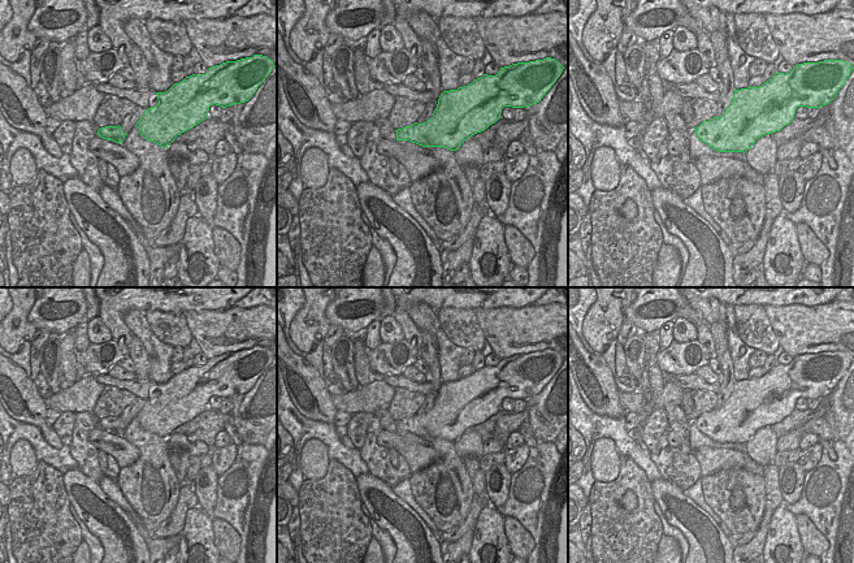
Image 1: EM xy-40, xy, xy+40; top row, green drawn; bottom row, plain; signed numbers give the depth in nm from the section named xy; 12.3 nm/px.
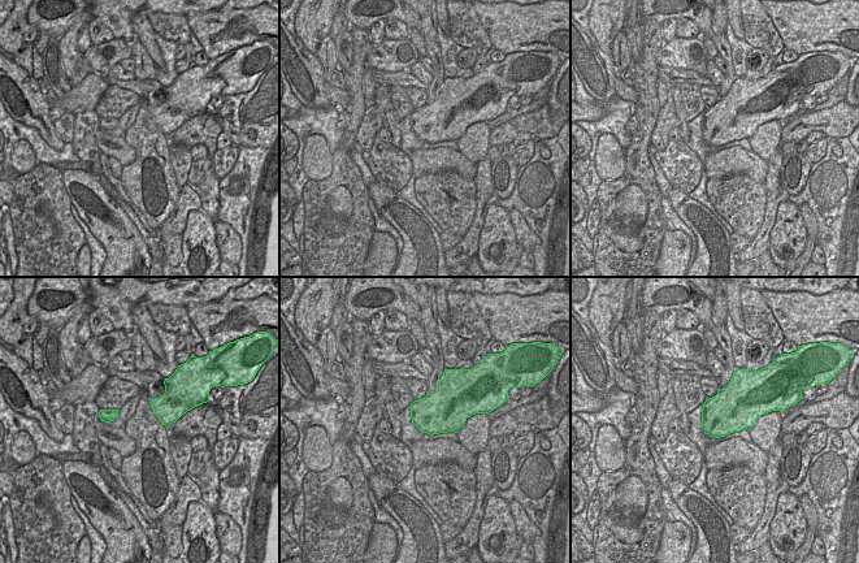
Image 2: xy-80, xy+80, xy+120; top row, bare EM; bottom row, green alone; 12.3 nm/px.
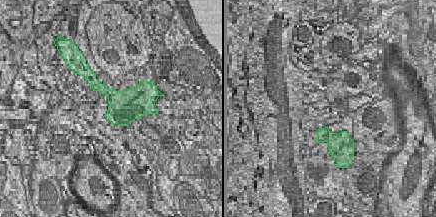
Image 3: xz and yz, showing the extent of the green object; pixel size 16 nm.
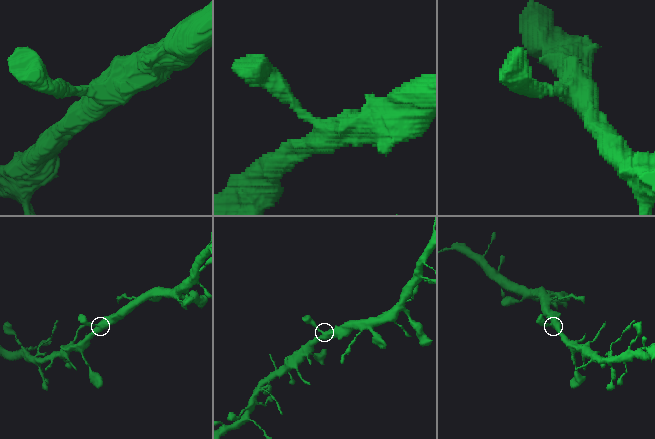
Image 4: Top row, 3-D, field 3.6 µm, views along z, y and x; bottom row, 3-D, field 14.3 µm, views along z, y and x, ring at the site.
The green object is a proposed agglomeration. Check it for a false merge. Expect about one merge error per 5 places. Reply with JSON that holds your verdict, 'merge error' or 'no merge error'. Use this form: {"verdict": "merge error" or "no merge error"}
{"verdict": "no merge error"}

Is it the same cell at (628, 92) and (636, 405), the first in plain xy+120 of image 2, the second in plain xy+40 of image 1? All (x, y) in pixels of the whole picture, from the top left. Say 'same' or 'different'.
same

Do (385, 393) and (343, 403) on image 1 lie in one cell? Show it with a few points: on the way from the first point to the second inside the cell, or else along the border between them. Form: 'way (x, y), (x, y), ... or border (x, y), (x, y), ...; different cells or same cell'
way (375, 395), (354, 402); same cell

